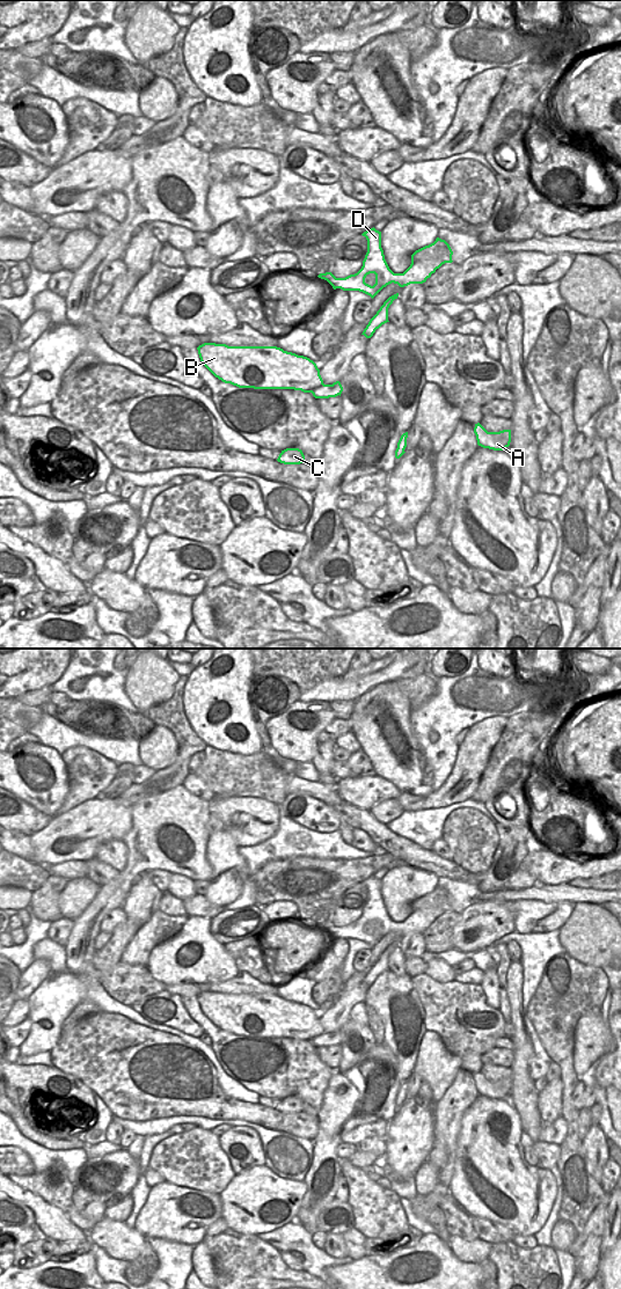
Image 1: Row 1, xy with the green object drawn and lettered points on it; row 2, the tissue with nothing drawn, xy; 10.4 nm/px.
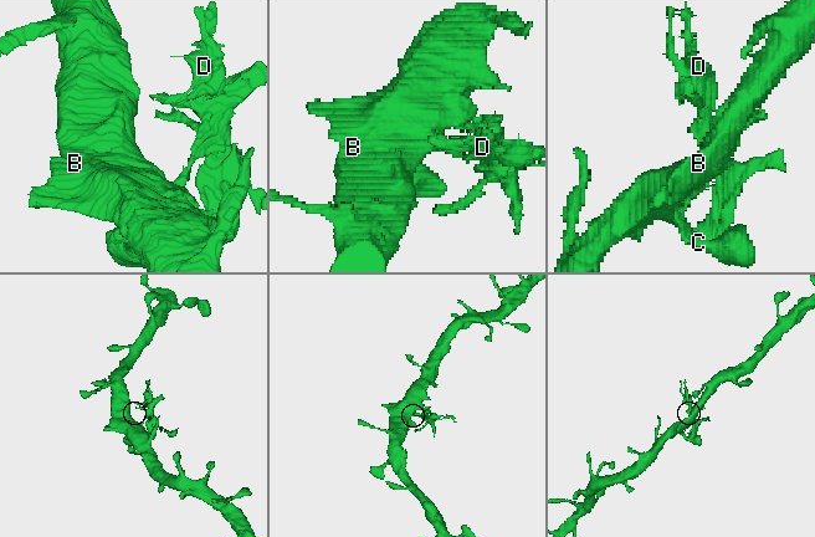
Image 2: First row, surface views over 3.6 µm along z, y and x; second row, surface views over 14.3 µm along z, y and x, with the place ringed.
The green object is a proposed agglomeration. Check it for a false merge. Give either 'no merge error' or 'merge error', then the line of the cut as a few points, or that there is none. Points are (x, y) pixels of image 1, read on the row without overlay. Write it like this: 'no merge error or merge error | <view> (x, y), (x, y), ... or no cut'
merge error | xy (333, 1032), (341, 1041)

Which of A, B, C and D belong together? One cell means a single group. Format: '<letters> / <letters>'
A D / B C

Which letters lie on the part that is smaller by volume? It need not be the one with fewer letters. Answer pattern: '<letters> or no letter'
A, D.

